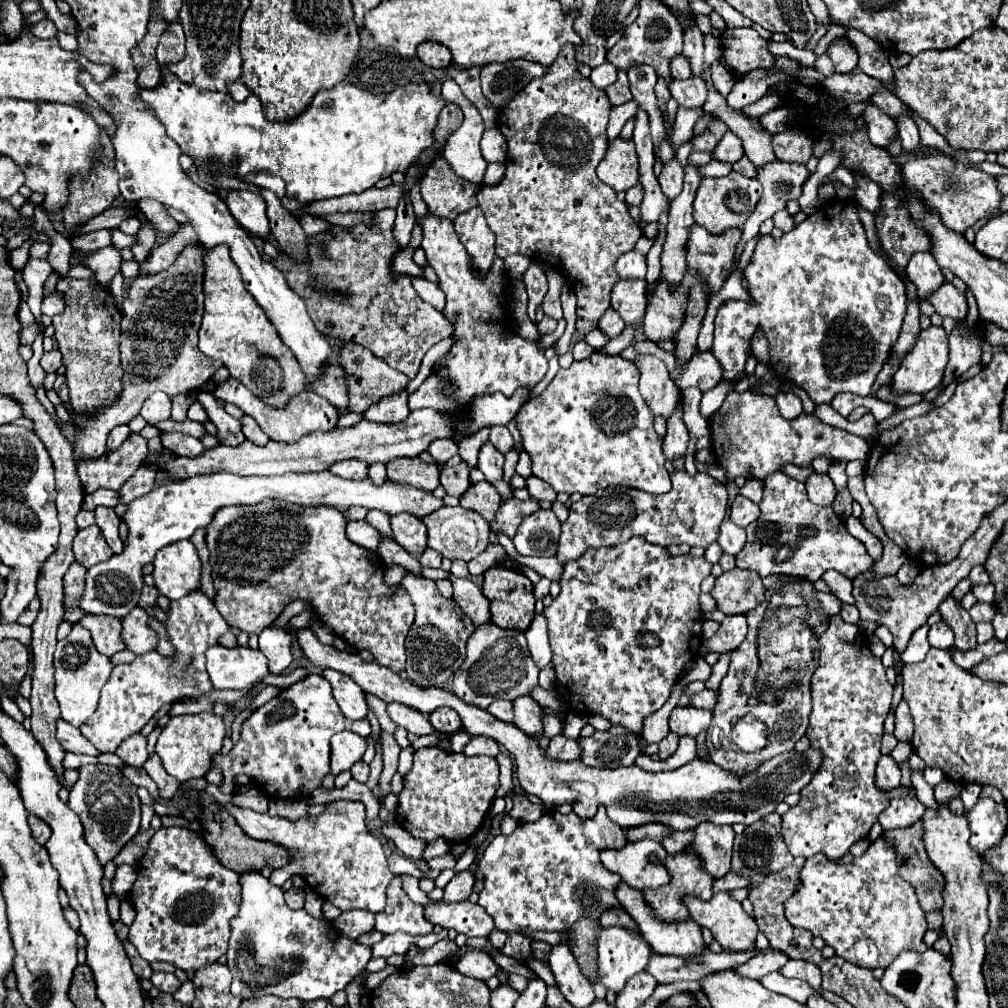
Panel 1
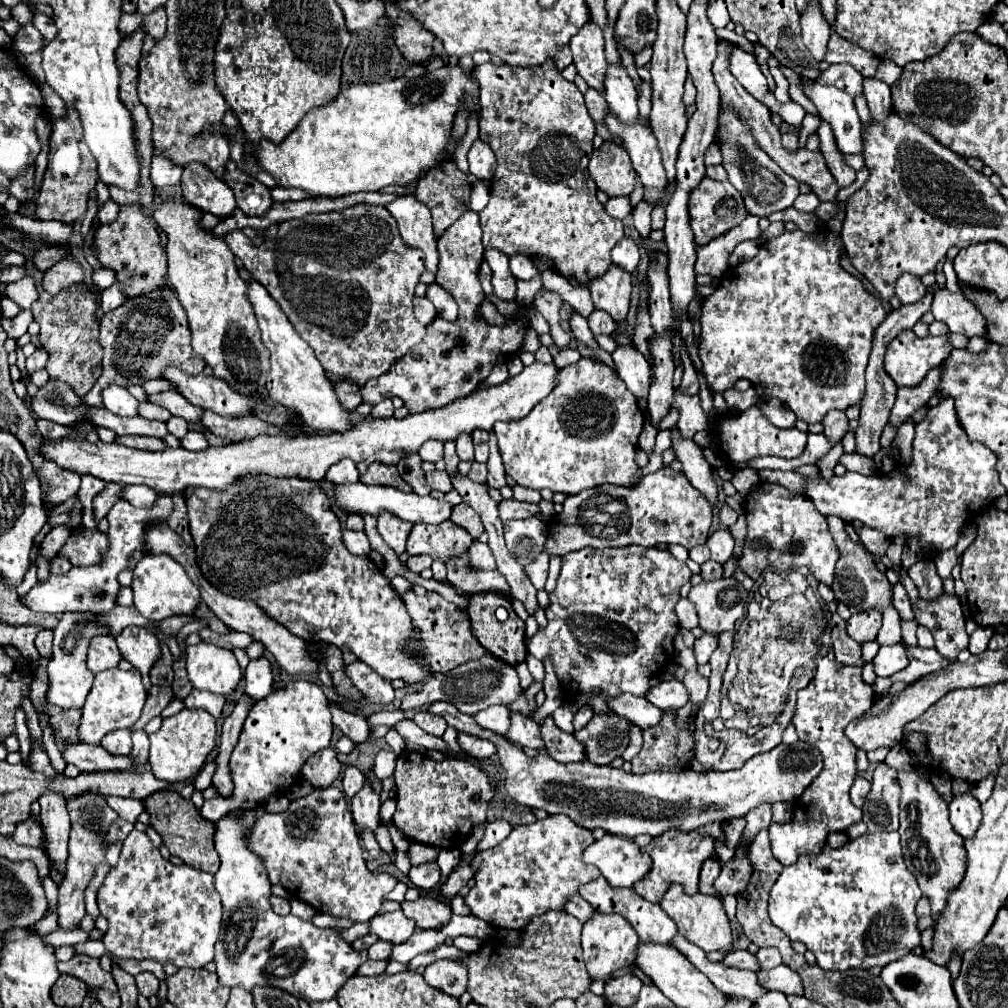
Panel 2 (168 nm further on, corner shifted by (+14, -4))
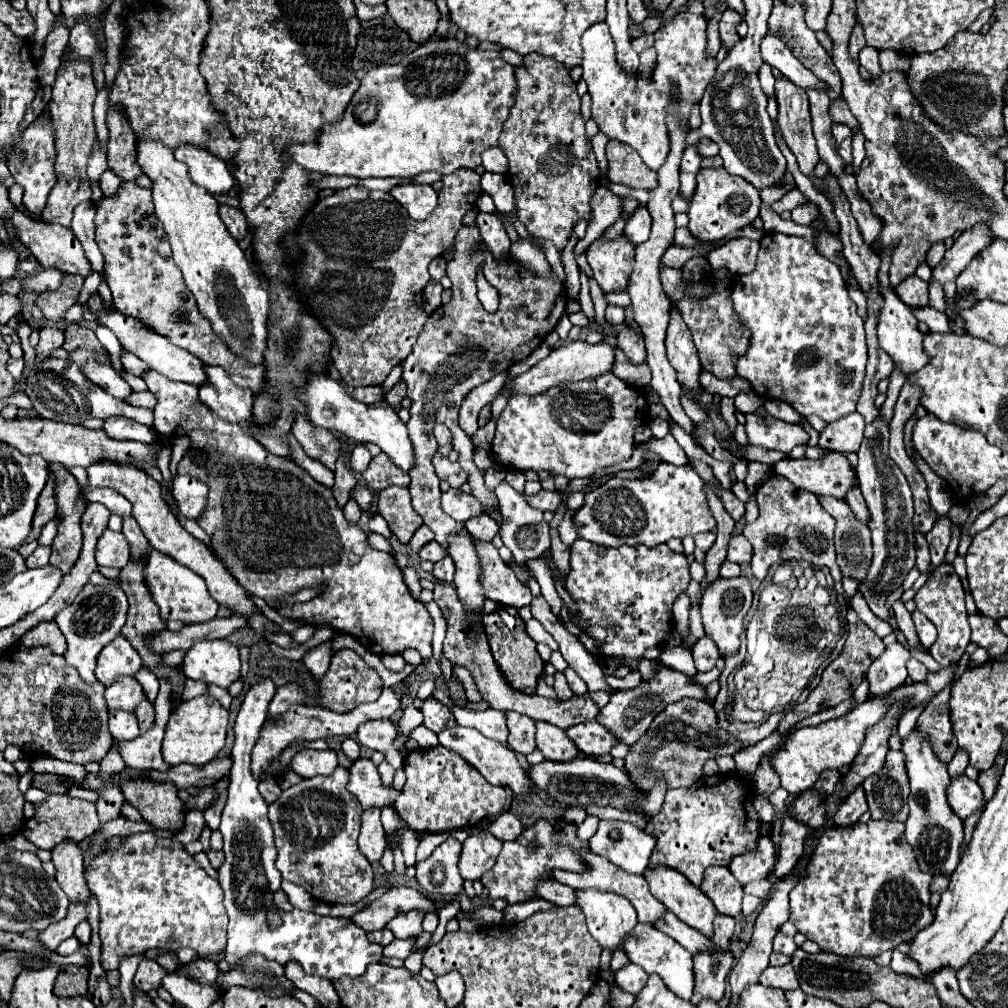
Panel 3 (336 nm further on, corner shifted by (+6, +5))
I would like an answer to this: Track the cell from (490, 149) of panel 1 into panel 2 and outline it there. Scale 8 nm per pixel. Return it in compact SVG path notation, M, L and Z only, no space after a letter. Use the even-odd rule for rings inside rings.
M477 139L473 143L473 147L469 149L469 169L471 169L471 173L477 175L479 179L491 181L495 167L497 167L495 153L491 151L489 145L485 145L481 139Z

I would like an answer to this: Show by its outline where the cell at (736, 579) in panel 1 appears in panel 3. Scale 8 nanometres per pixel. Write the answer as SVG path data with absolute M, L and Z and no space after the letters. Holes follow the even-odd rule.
M745 576L717 578L717 580L713 580L713 584L709 584L705 588L703 600L701 600L703 626L705 626L705 634L711 636L713 642L717 644L721 656L727 656L729 652L739 650L739 636L743 632L743 618L745 618L747 610L751 608L751 600L753 600L753 590L751 590L751 582Z

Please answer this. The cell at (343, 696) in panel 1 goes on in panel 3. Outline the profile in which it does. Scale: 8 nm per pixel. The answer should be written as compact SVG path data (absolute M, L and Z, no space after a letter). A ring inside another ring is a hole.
M367 720L357 730L359 744L383 752L391 766L403 768L403 758L393 748L395 736L397 736L397 726L393 726L391 720Z

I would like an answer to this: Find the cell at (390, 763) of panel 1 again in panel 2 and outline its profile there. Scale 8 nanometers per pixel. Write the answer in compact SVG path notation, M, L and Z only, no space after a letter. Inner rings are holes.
M369 783L351 799L351 813L359 831L369 829L375 833L379 827L379 795L373 793Z

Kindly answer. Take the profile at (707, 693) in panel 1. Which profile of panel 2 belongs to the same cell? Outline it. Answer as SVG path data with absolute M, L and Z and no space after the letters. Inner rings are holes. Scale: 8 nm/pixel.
M663 681L657 687L649 689L649 703L657 705L659 709L679 709L689 701L689 693L681 681Z

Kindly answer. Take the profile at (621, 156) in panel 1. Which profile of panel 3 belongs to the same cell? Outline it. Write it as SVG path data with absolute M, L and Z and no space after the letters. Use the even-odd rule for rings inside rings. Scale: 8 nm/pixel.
M609 140L607 144L607 176L615 184L625 184L631 188L653 188L657 184L657 174L645 166L641 156L623 142Z

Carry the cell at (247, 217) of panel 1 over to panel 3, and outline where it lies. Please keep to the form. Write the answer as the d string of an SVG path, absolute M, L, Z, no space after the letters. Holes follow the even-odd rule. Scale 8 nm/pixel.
M185 146L177 148L175 158L179 162L185 162L189 168L189 178L211 194L227 194L235 184L235 178L229 172L227 164L221 158L213 156L209 150Z

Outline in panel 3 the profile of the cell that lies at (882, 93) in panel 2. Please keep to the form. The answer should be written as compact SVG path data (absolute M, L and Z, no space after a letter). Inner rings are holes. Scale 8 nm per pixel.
M869 46L863 48L863 52L859 54L859 64L865 70L869 70L873 78L879 78L883 74L881 64L879 64L879 50L875 50L875 48L869 48Z

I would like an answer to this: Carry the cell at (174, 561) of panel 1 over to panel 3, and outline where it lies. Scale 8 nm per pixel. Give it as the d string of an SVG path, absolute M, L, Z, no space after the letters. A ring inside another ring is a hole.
M157 550L149 554L149 560L145 564L145 584L153 596L153 602L159 606L159 614L165 622L181 620L185 624L197 624L213 620L217 614L219 604L217 600L213 600L213 596L209 596L205 580L201 580L201 576L197 576L193 570L185 568L167 554L161 554Z

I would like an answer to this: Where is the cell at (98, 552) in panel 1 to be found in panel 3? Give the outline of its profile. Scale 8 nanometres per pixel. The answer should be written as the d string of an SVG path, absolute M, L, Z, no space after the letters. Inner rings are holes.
M105 530L97 540L95 558L99 566L123 568L129 562L129 544L121 532Z

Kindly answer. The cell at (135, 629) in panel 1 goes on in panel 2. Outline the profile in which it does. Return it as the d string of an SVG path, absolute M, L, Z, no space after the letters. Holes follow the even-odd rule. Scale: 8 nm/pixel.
M127 627L121 635L117 635L117 645L123 657L141 671L141 677L147 685L149 681L149 669L159 661L161 657L161 643L157 635L153 635L147 629L141 627Z

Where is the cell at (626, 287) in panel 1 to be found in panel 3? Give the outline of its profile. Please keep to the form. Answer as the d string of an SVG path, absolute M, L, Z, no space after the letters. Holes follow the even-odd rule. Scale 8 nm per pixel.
M625 236L611 242L599 238L589 246L587 260L605 294L627 290L633 272L633 252L635 246L629 244Z

